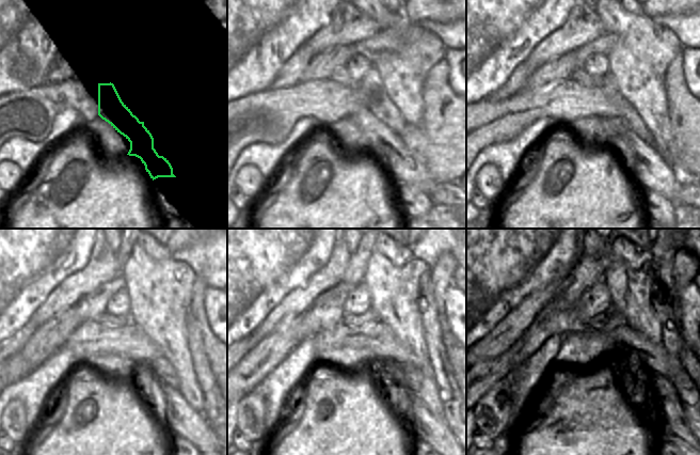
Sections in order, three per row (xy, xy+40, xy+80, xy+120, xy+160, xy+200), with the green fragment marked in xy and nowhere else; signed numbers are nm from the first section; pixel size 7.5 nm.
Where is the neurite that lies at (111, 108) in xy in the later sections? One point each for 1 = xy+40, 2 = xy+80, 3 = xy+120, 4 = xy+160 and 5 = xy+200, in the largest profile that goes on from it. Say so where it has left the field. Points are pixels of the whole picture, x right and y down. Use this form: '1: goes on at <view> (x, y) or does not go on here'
1: goes on at xy+40 (403, 166)
2: goes on at xy+80 (650, 170)
3: goes on at xy+120 (181, 419)
4: goes on at xy+160 (425, 420)
5: goes on at xy+200 (679, 437)

